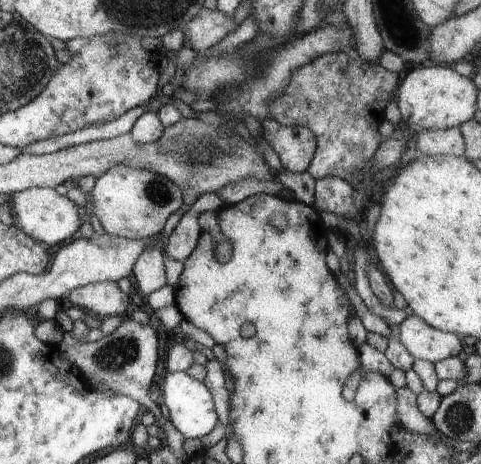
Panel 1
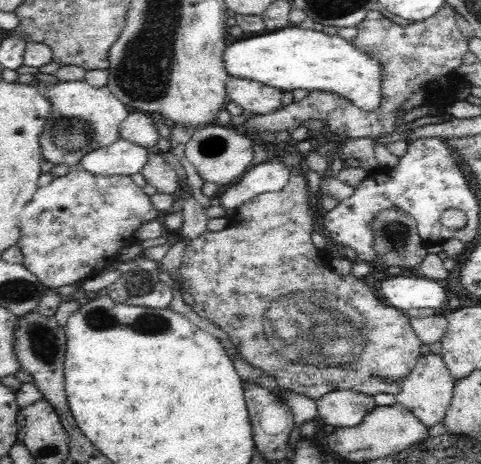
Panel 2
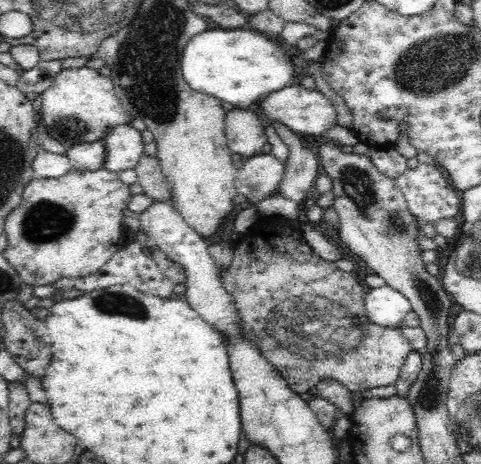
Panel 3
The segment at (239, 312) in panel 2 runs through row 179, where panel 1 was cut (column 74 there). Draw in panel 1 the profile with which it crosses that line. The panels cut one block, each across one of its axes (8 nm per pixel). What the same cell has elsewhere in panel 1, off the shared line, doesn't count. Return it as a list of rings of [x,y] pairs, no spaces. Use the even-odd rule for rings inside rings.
[[[101,282],[101,284],[87,284],[81,288],[71,290],[65,298],[73,304],[73,308],[83,308],[87,312],[93,312],[103,318],[113,318],[125,316],[127,308],[127,294],[119,290],[115,282]]]

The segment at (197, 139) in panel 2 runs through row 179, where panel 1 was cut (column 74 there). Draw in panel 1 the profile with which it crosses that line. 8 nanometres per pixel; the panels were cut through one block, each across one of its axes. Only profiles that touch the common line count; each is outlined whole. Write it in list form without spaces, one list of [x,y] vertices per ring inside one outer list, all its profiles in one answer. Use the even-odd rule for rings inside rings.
[[[31,188],[31,190],[15,192],[15,194],[11,194],[11,200],[7,204],[9,204],[9,210],[15,214],[13,226],[51,248],[59,248],[59,246],[65,246],[67,242],[75,240],[75,234],[79,232],[79,228],[83,224],[77,214],[79,206],[75,202],[71,202],[67,196],[59,196],[51,188]]]

